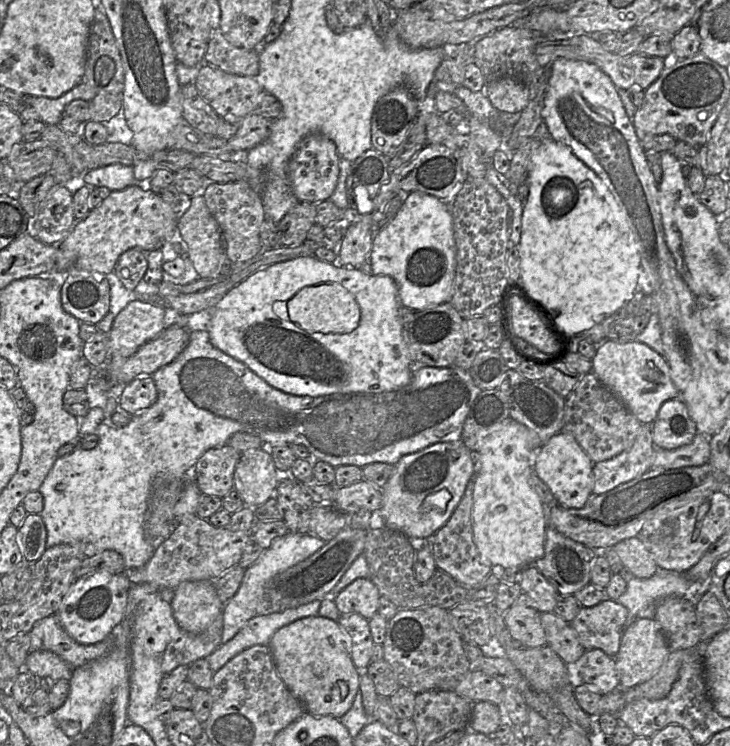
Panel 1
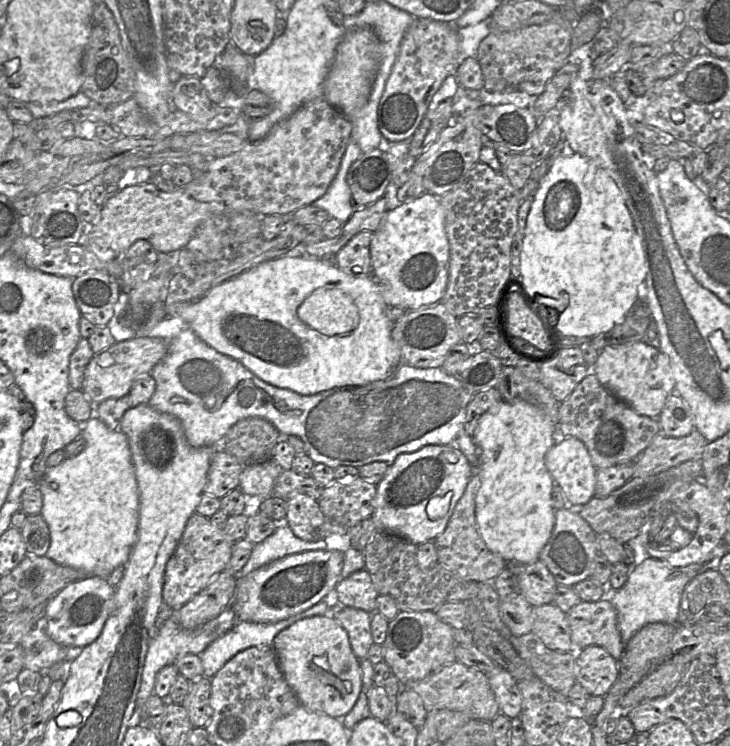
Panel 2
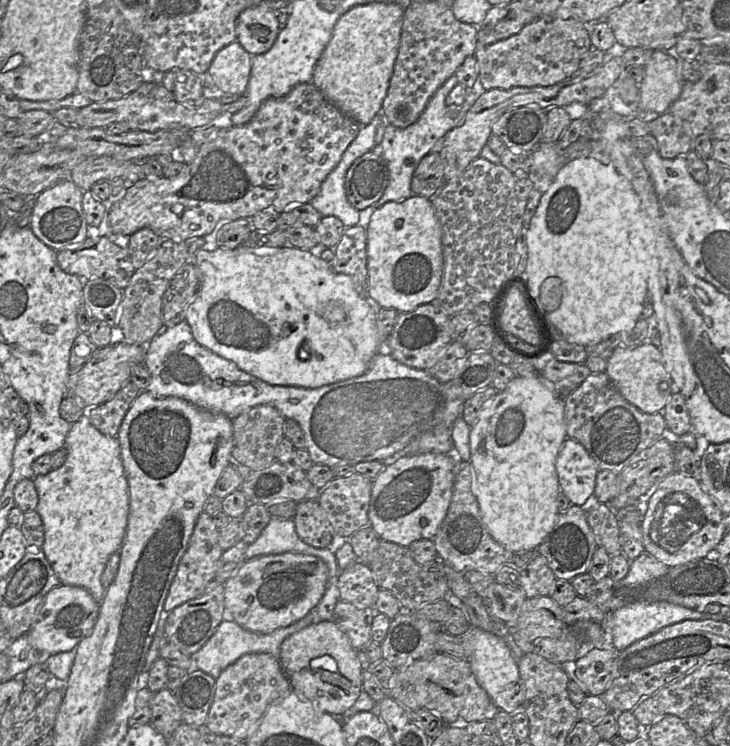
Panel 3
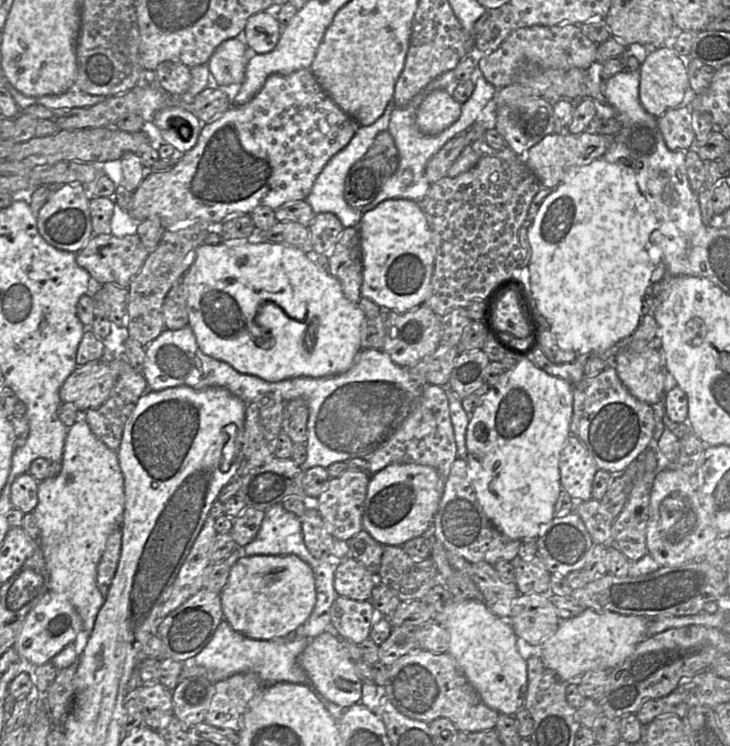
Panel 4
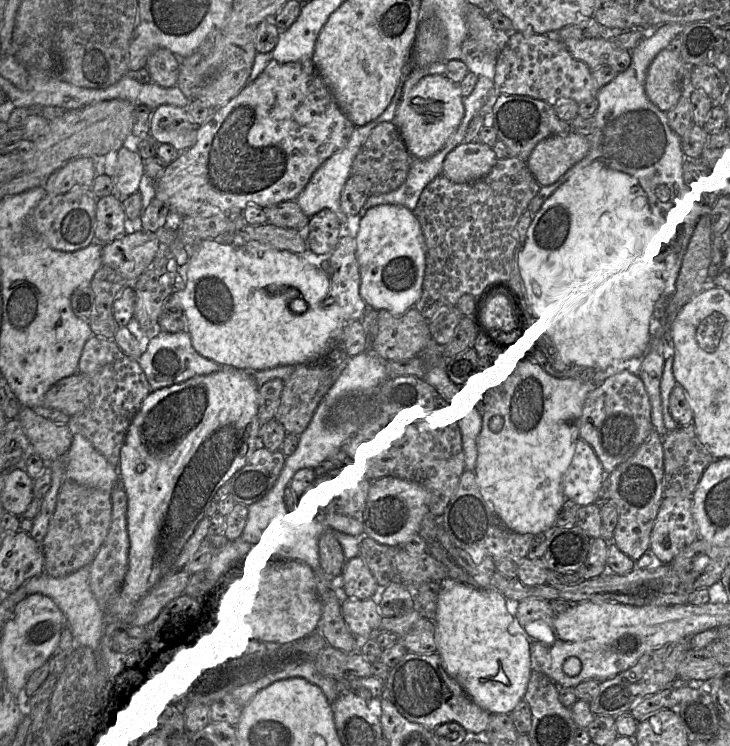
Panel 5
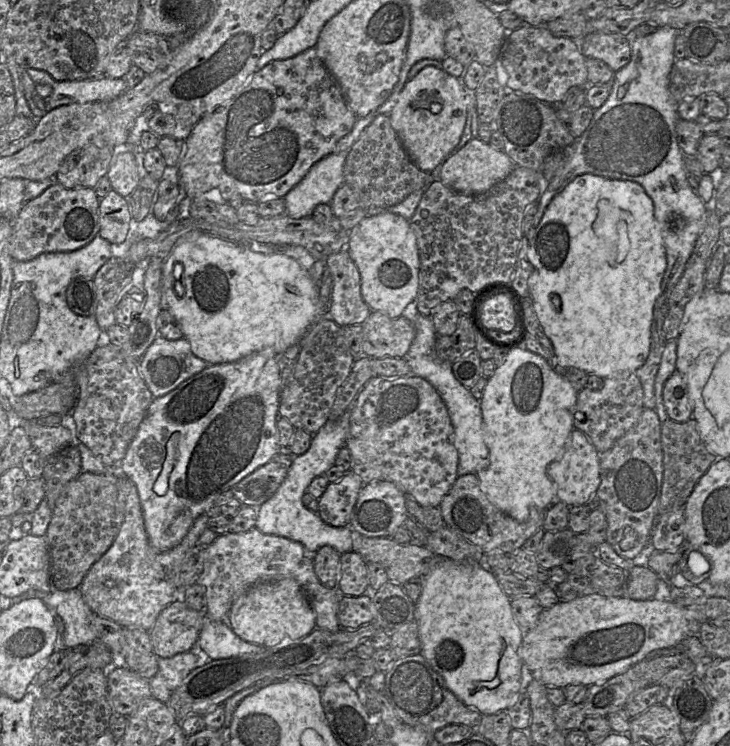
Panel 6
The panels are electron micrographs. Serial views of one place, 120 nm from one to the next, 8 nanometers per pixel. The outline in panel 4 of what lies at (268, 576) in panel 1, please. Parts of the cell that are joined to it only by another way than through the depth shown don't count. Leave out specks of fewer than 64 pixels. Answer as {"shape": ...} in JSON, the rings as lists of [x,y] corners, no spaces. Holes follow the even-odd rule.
{"shape":[[[282,503],[265,511],[265,517],[255,539],[243,547],[243,555],[296,555],[310,566],[317,560],[304,543],[301,519],[287,511]]]}

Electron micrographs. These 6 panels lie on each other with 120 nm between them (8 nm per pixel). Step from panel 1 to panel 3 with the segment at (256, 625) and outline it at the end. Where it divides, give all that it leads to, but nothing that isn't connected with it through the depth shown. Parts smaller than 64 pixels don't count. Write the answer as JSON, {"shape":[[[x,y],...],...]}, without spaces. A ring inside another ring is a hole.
{"shape":[[[311,611],[306,616],[287,627],[279,628],[270,634],[261,634],[249,631],[235,621],[223,620],[206,644],[193,655],[194,668],[210,675],[216,680],[224,669],[246,654],[268,653],[279,659],[282,642],[291,634],[300,631],[316,621],[318,620],[315,613]]]}

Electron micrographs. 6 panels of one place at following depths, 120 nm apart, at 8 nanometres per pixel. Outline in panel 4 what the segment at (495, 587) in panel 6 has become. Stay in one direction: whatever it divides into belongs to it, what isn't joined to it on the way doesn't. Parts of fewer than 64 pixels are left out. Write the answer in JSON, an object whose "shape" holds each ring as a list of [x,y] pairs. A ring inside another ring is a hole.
{"shape":[[[462,600],[453,601],[448,606],[444,628],[449,633],[448,653],[459,664],[484,703],[499,713],[515,716],[525,704],[528,676],[527,661],[518,652],[517,636],[510,622],[493,614],[482,601]]]}

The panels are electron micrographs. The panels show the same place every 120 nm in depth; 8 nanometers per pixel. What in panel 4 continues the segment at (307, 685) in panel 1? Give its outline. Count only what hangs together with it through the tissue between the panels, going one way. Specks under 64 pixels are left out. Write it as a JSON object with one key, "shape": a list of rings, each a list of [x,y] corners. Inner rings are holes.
{"shape":[[[333,627],[309,641],[299,655],[299,664],[305,670],[310,686],[319,696],[343,708],[360,703],[363,682],[356,672],[355,662],[350,658],[342,639]]]}

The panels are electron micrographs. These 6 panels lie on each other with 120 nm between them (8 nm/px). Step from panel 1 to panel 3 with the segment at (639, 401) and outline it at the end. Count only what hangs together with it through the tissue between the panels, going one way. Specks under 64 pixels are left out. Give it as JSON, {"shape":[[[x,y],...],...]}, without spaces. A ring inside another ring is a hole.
{"shape":[[[650,342],[635,347],[617,347],[607,359],[605,373],[628,403],[647,414],[661,412],[675,388],[664,367],[660,349]]]}

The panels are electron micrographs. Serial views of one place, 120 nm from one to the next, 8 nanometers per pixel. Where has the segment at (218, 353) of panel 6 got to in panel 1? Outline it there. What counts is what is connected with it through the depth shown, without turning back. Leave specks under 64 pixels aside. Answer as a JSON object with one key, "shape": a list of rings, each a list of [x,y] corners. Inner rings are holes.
{"shape":[[[314,256],[299,257],[280,263],[275,263],[262,268],[230,290],[212,309],[210,327],[208,330],[211,343],[217,349],[234,359],[245,364],[250,370],[261,377],[272,387],[295,396],[319,397],[336,393],[355,393],[355,392],[390,392],[407,386],[412,378],[412,363],[408,347],[404,340],[404,329],[398,316],[399,307],[396,283],[389,276],[376,276],[361,272],[359,269],[337,268],[328,262],[321,261]],[[325,285],[340,285],[347,292],[353,295],[357,302],[361,319],[357,328],[349,334],[333,334],[333,333],[314,333],[307,332],[289,320],[287,301],[292,298],[298,291],[307,287],[318,287]]]}

